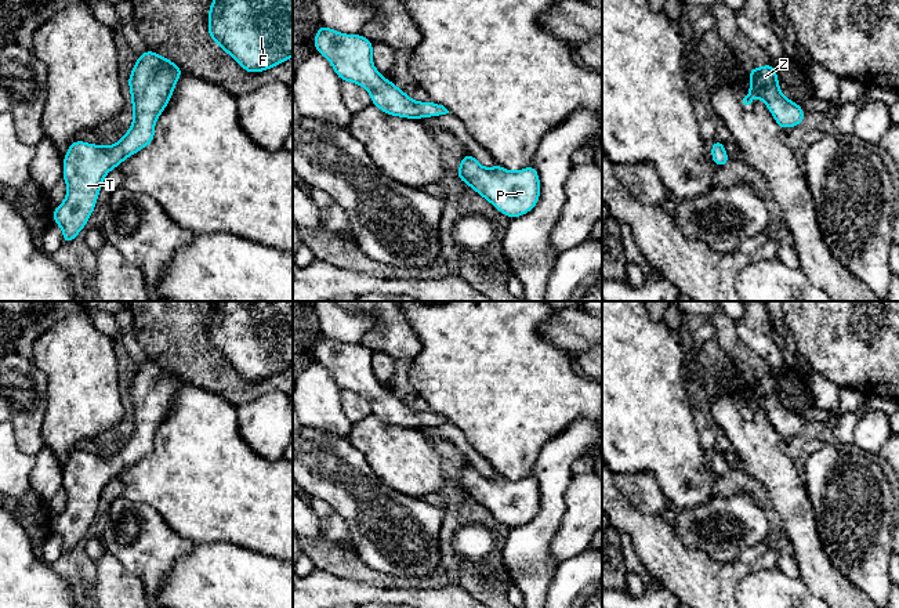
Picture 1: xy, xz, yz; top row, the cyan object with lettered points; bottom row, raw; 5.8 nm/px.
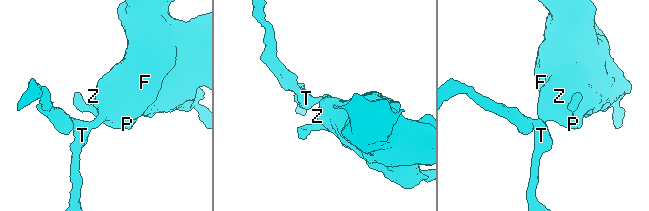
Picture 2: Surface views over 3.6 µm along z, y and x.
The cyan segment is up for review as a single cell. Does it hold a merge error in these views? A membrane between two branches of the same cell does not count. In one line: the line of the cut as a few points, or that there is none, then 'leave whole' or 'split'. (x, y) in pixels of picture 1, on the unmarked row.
cut none; leave whole

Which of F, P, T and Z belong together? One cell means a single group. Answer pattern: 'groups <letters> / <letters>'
groups F P T Z

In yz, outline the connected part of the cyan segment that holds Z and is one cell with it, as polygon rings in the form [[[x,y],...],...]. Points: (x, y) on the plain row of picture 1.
[[[773,373],[761,377],[751,376],[750,402],[743,408],[743,413],[750,415],[754,406],[764,410],[780,439],[801,435],[804,419],[782,403]]]

